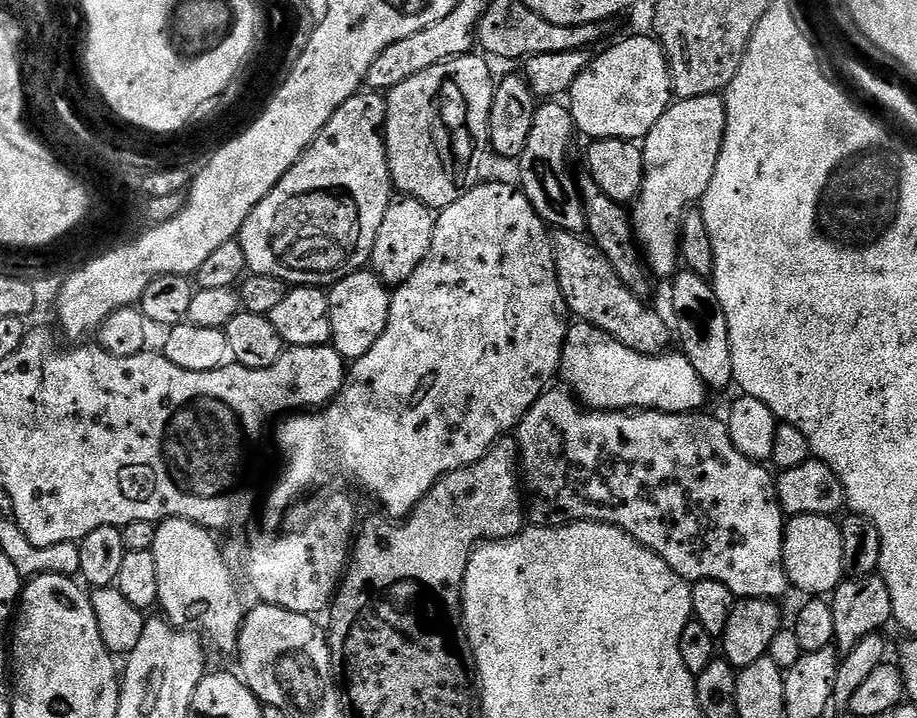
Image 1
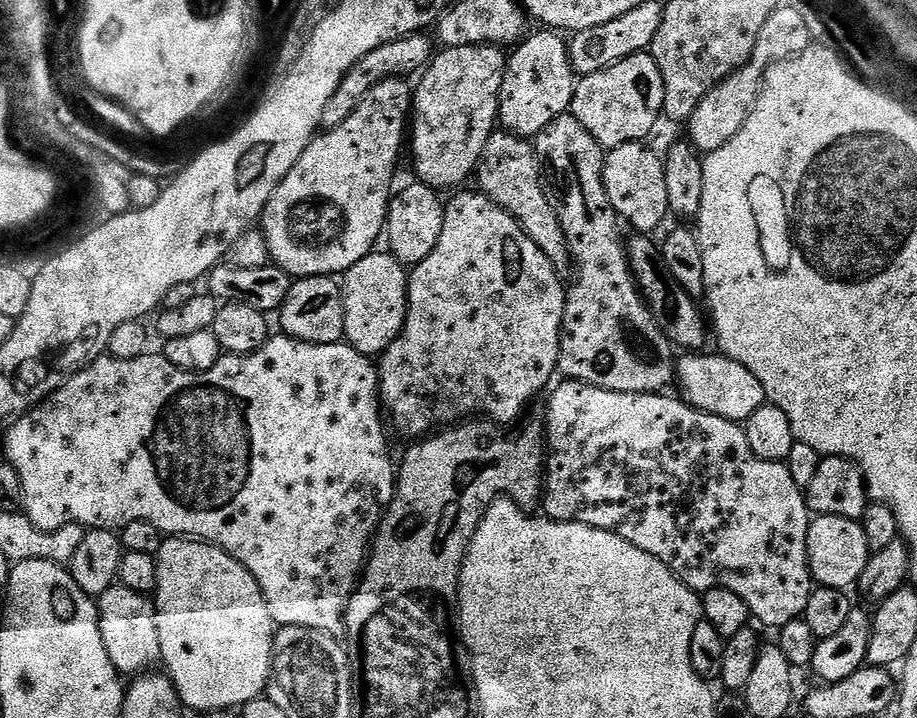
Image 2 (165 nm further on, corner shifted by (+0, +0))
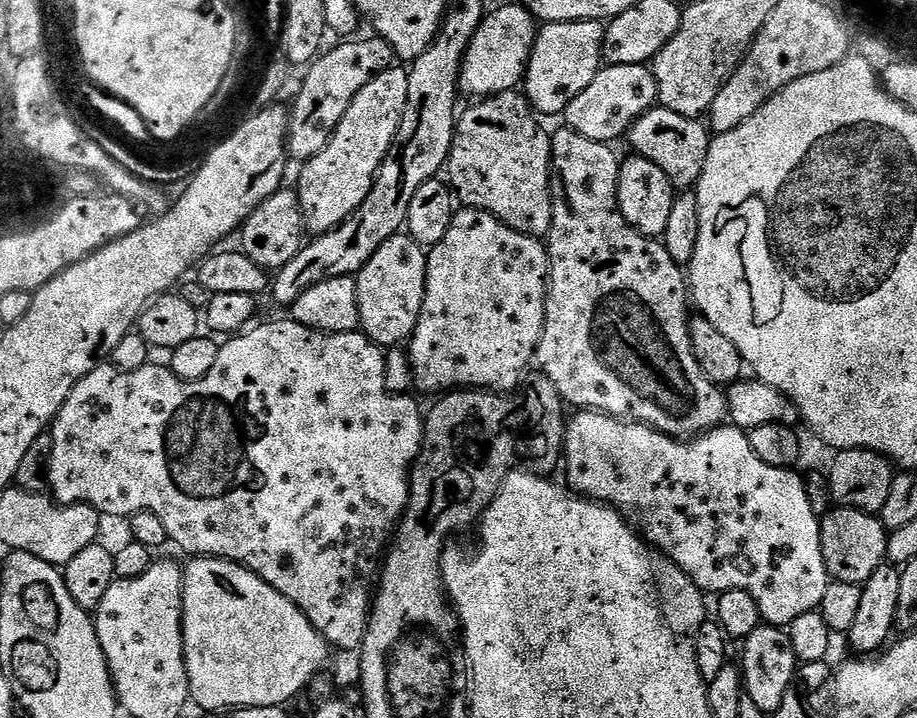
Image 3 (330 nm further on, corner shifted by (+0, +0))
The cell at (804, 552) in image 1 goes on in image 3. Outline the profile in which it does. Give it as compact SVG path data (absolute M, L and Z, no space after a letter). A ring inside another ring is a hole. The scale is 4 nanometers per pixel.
M833 507L820 521L820 550L832 580L863 586L885 563L889 533L871 512L857 508Z

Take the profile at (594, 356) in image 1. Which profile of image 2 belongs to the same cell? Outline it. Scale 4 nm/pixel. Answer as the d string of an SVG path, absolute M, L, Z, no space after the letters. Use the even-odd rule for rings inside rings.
M684 354L674 364L674 384L680 387L679 399L692 408L702 410L706 414L714 414L718 418L726 418L743 422L766 403L762 390L762 382L729 356L715 354L716 356L700 356L704 354Z

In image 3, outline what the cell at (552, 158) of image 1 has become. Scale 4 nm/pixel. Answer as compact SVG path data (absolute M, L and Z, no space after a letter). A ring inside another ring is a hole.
M561 126L550 136L552 147L552 225L546 237L548 250L548 282L544 294L544 325L540 341L536 347L535 363L558 390L561 401L576 410L595 410L609 412L612 416L637 420L640 424L648 424L667 436L677 438L695 438L710 428L723 425L726 420L726 396L717 385L708 379L707 374L698 366L694 358L694 350L688 333L690 311L690 288L686 283L686 272L681 265L670 258L663 243L659 239L643 236L637 228L632 228L620 213L616 201L616 186L620 173L621 161L611 152L611 147L602 142L594 142L574 129Z

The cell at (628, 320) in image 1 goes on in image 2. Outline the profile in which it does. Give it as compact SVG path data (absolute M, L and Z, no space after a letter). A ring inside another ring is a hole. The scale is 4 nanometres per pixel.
M507 130L493 131L484 141L480 162L474 169L474 180L475 176L480 183L479 191L516 219L520 229L530 238L530 242L534 242L534 246L538 246L538 250L542 250L542 254L550 258L557 270L569 267L570 257L564 232L558 218L552 213L546 194L542 194L540 166L536 163L533 145L525 137L514 136Z

